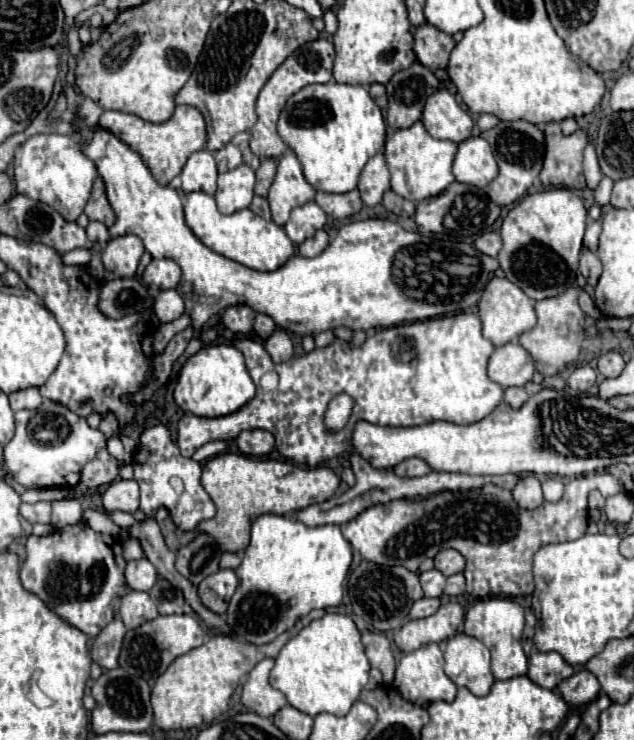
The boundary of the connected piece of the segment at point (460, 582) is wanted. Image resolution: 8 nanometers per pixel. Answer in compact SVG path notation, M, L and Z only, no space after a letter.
M454 574L452 578L448 578L448 586L444 590L444 594L448 596L458 596L464 592L464 576L462 574Z

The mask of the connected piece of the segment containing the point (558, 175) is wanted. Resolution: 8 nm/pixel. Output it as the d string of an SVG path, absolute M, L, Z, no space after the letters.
M560 122L544 124L544 162L540 182L554 188L586 188L582 172L582 152L588 142L586 130L564 136Z

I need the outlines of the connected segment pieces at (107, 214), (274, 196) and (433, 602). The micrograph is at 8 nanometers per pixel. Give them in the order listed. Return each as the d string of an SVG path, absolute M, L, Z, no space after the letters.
M98 176L96 182L94 182L94 188L92 188L92 194L90 194L90 200L88 200L84 212L86 212L86 216L88 216L90 220L100 220L100 222L104 222L108 228L116 222L114 210L112 210L112 206L108 204L106 188L104 188L104 182L102 182L100 176Z
M286 152L278 160L278 172L268 192L268 202L272 210L272 220L278 226L284 226L290 218L290 212L296 206L302 206L314 200L316 190L304 180L302 166L294 152Z
M422 598L422 600L414 602L414 606L412 606L412 610L410 610L408 620L432 616L432 614L440 608L440 604L442 604L442 600L440 600L440 598Z

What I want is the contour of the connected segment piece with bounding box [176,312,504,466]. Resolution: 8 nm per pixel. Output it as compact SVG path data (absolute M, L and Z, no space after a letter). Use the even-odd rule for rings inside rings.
M462 312L456 316L440 316L424 322L380 328L372 338L366 338L366 342L356 348L352 348L346 340L336 340L334 344L330 344L330 348L314 348L310 354L294 356L282 364L274 364L260 342L252 338L240 338L236 342L236 348L246 358L246 368L258 388L256 396L238 412L222 418L200 418L194 414L184 414L178 420L178 448L182 456L192 456L200 446L212 440L234 440L244 430L266 430L274 436L274 446L284 458L302 466L316 466L328 458L352 452L348 440L358 420L366 420L378 426L420 426L434 420L474 424L486 418L504 398L504 388L486 376L486 364L490 354L494 352L494 344L490 344L490 340L486 340L482 332L484 326L480 322L478 312ZM266 372L276 372L280 378L278 388L274 392L264 392L260 388L260 378ZM342 392L352 396L354 408L348 424L342 430L332 432L324 426L324 412L328 408L328 402Z

